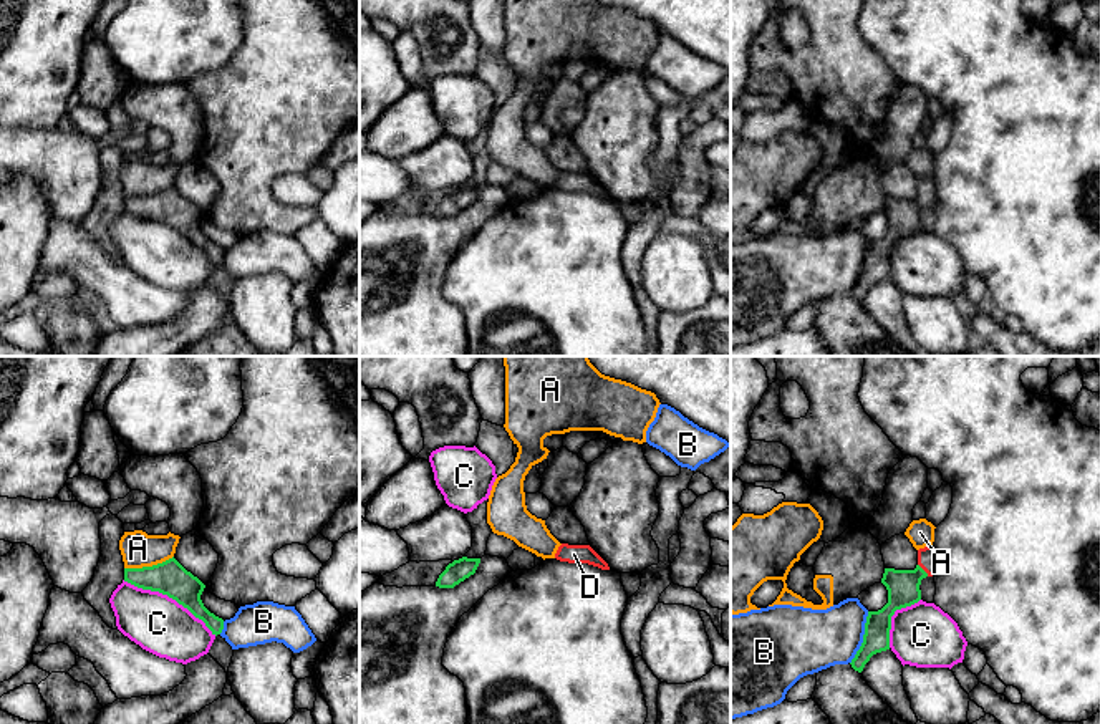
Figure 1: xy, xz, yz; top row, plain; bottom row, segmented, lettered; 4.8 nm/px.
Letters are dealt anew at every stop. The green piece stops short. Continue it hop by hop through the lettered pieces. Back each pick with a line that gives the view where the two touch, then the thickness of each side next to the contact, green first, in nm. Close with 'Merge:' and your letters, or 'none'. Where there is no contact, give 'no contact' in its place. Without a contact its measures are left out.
D: meets green in yz; 160 nm thick on the green side, 100 nm on the other
Merge: D

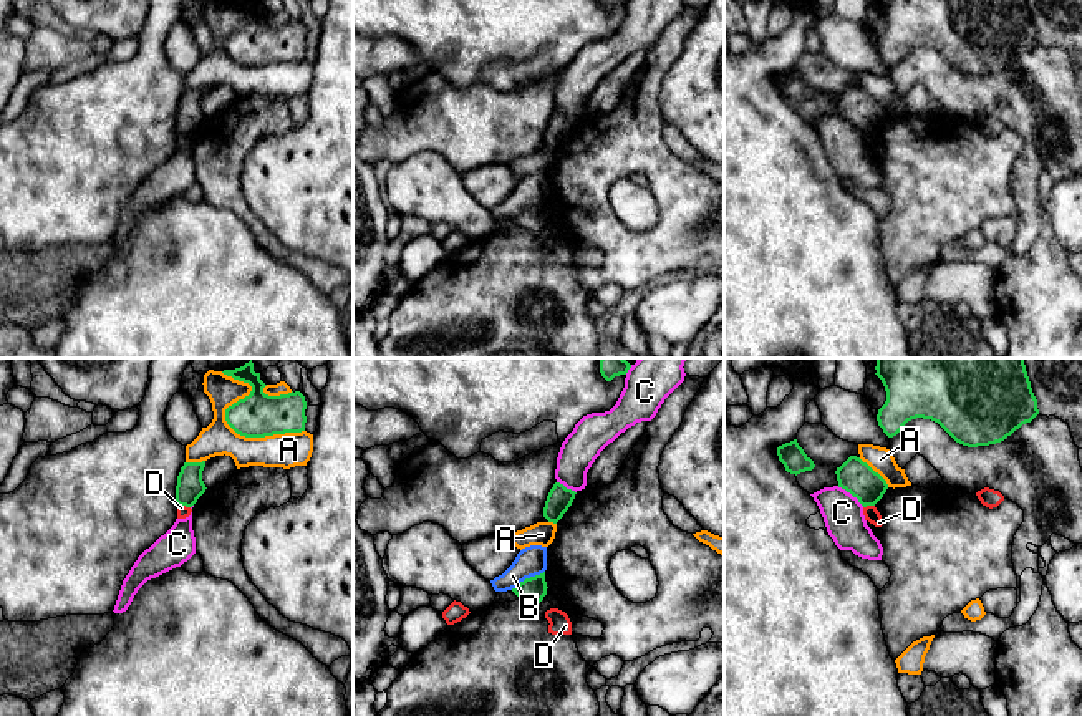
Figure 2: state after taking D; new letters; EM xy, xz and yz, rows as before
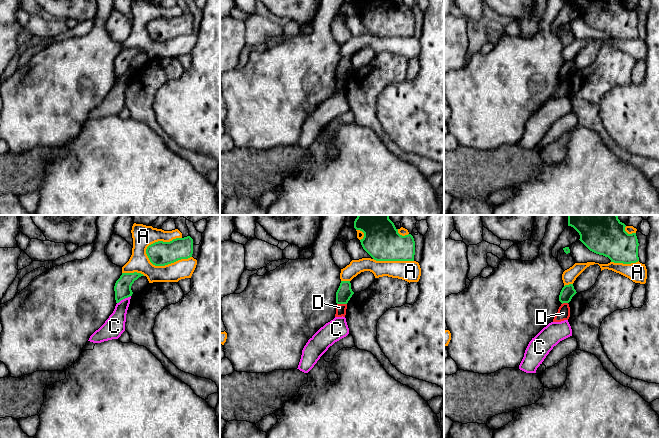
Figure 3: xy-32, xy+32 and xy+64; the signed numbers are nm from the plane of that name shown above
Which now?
Merge: none

